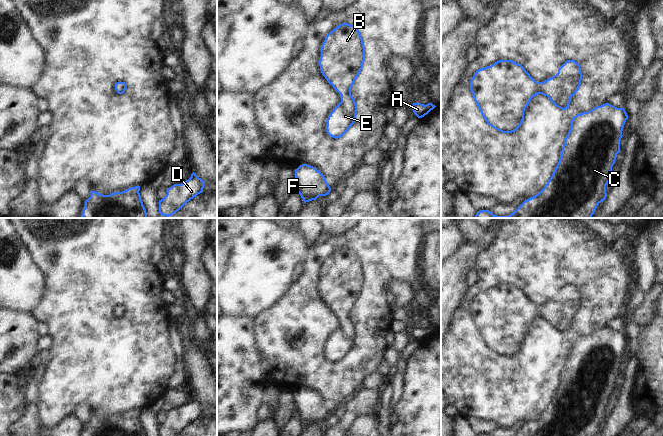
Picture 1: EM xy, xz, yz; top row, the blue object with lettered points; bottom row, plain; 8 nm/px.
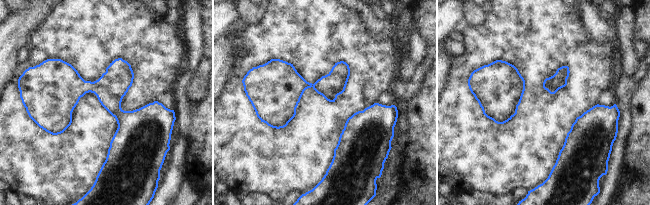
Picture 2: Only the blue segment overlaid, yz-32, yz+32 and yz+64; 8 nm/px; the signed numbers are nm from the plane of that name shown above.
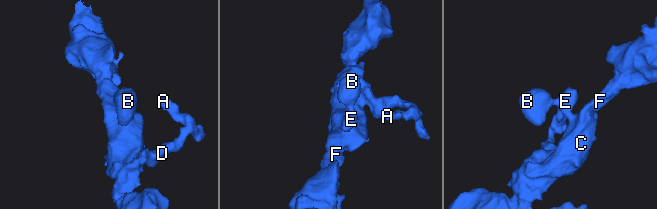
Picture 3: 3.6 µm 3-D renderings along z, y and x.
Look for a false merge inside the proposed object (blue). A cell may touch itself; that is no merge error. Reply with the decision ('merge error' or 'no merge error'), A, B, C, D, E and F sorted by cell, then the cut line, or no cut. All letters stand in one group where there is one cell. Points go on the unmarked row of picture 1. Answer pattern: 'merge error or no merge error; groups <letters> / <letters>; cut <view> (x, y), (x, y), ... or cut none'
no merge error; groups A B C D E F; cut none

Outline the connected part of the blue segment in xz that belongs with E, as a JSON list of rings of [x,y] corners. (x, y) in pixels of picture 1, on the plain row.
[[[342,247],[327,258],[322,271],[319,290],[322,299],[341,319],[341,326],[327,343],[326,355],[337,363],[354,348],[357,329],[351,312],[365,285],[365,270],[358,252]]]

